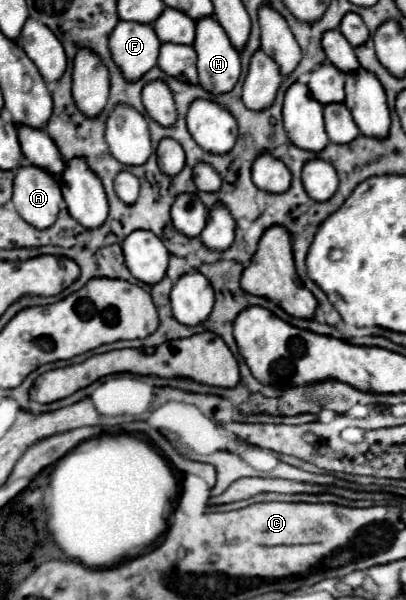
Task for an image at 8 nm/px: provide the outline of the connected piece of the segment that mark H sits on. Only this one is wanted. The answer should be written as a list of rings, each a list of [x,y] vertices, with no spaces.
[[[200,18],[196,22],[196,40],[194,40],[194,50],[198,54],[198,76],[200,76],[200,86],[212,94],[222,94],[232,90],[236,80],[240,78],[240,54],[232,46],[228,34],[220,26],[220,22],[212,18]]]

